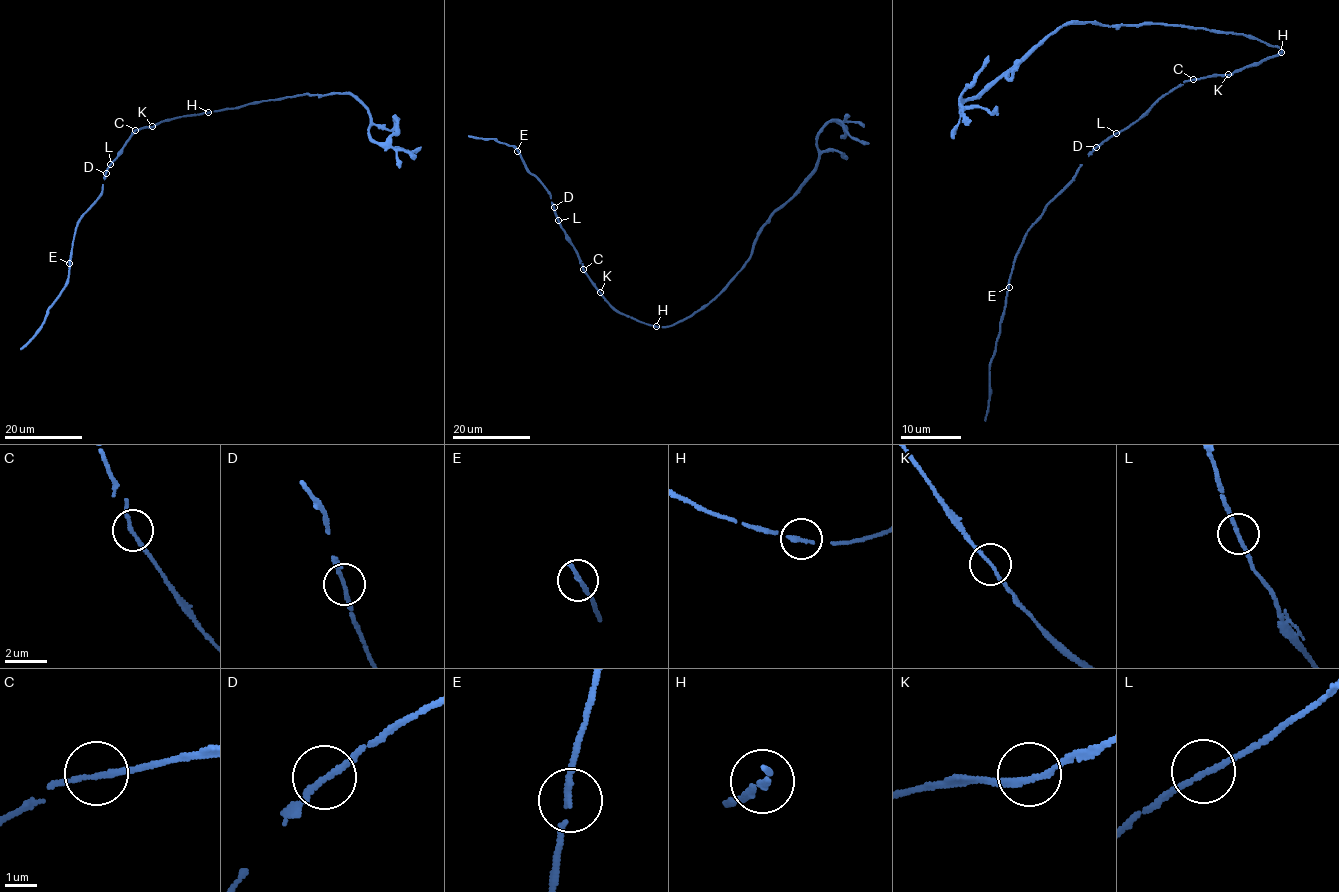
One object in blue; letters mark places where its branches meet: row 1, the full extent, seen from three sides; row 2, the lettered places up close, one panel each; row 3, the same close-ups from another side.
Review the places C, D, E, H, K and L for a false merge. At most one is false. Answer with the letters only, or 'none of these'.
none of these

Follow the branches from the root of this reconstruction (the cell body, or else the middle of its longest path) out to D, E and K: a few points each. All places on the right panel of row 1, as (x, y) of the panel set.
D: (1268, 57), (1232, 74), (1212, 74), (1185, 80), (1183, 85), (1163, 94), (1137, 120), (1096, 147)
E: (1268, 57), (1232, 74), (1185, 80), (1137, 120), (1104, 140), (1026, 232), (1008, 287)
K: (1268, 57), (1229, 74)

